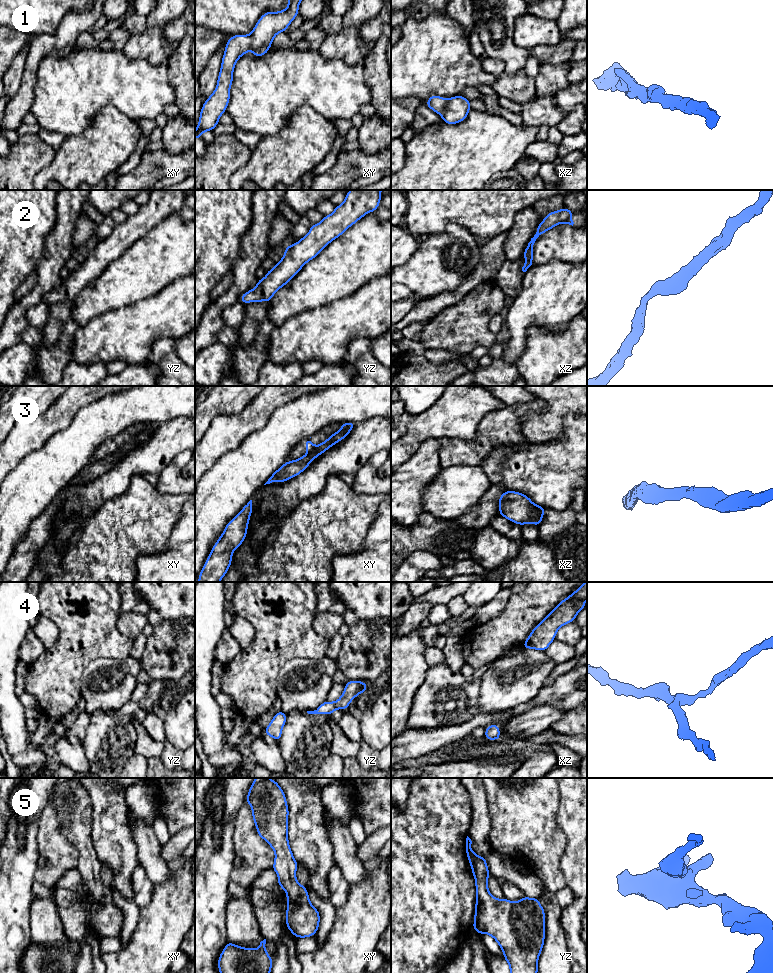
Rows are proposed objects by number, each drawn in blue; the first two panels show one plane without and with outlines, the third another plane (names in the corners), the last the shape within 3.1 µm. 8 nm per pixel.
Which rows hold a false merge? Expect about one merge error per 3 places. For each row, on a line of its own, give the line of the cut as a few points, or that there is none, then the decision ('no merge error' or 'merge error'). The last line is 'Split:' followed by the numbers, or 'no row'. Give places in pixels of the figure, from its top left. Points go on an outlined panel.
1: no cut; no merge error
2: no cut; no merge error
3: cut in xy along (315, 447), (308, 452); merge error
4: no cut; no merge error
5: no cut; no merge error
Split: 3

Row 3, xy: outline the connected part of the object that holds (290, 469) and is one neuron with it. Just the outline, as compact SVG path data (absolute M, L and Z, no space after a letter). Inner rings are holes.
M353 422L342 423L342 427L336 433L331 434L327 440L316 446L314 450L308 452L297 460L287 461L284 463L270 476L264 485L272 482L285 482L296 477L302 473L316 457L323 454L330 447L346 438L355 425L356 423Z

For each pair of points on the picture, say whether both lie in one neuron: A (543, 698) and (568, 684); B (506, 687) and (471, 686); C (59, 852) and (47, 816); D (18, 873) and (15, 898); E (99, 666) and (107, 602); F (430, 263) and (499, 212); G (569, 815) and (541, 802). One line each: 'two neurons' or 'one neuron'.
A: one neuron
B: two neurons
C: one neuron
D: one neuron
E: two neurons
F: two neurons
G: two neurons

